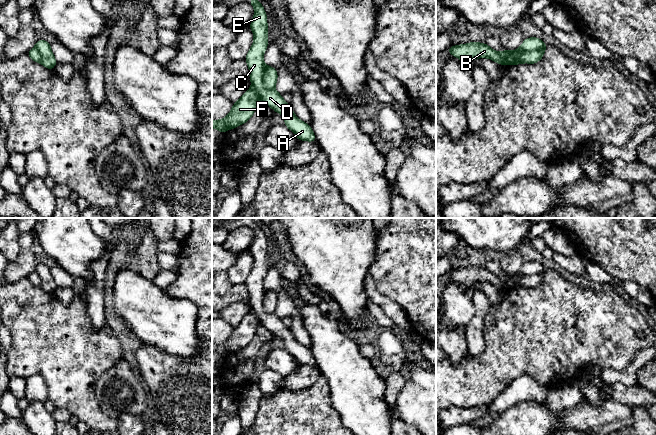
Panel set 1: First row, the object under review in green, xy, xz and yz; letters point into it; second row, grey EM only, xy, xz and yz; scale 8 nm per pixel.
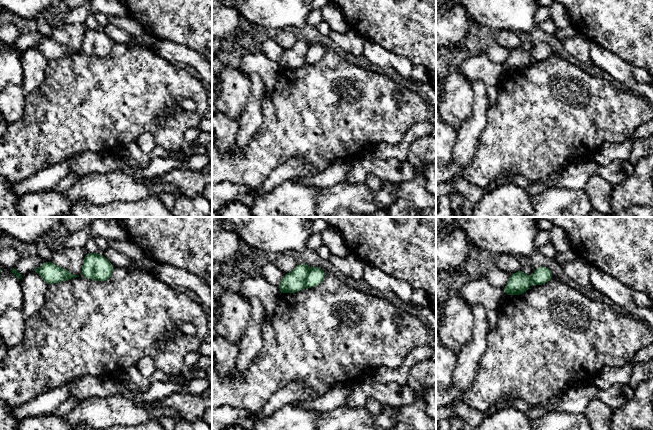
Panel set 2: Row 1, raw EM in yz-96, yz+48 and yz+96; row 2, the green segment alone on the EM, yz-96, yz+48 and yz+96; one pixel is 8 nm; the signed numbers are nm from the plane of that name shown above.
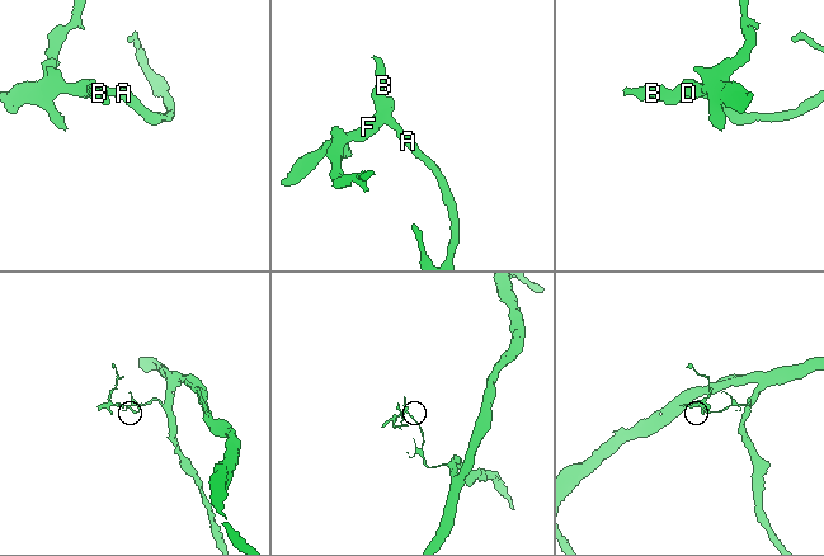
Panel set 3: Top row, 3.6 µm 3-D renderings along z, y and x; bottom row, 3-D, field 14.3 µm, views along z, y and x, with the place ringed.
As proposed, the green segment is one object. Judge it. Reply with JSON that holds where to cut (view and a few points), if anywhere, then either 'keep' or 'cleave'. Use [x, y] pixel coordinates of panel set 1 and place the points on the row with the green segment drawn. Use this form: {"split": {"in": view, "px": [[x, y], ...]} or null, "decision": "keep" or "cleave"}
{"split": {"in": "yz", "px": [[544, 48], [522, 52], [518, 57]]}, "decision": "cleave"}

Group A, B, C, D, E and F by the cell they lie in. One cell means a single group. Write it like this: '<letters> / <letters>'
A B C D E / F

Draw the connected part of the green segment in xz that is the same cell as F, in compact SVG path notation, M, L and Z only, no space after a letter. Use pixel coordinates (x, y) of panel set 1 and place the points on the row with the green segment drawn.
M250 87L241 98L232 106L230 113L223 119L212 121L212 128L222 134L246 123L254 114L257 105L261 102L259 92Z

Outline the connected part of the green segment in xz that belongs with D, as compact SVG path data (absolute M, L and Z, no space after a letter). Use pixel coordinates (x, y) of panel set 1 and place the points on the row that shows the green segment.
M249 0L249 3L255 10L249 25L254 40L244 60L249 68L252 87L259 92L262 102L284 117L285 126L298 137L299 141L317 142L311 126L296 117L291 105L282 98L282 95L275 89L267 89L264 86L263 73L266 65L263 57L269 45L267 15L259 0Z

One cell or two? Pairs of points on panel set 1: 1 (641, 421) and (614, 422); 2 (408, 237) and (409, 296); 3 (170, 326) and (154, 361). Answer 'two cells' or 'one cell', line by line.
1: two cells
2: one cell
3: two cells

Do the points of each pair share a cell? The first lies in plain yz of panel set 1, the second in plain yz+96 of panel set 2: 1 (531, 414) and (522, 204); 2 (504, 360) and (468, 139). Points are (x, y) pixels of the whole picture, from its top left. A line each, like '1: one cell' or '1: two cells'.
1: one cell
2: two cells

